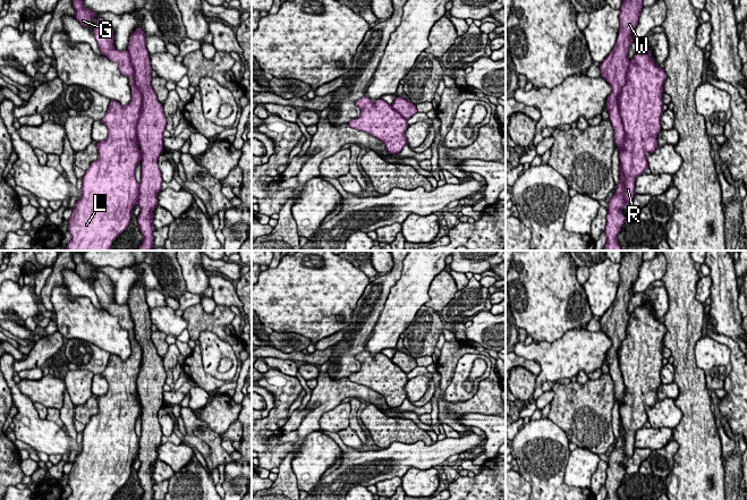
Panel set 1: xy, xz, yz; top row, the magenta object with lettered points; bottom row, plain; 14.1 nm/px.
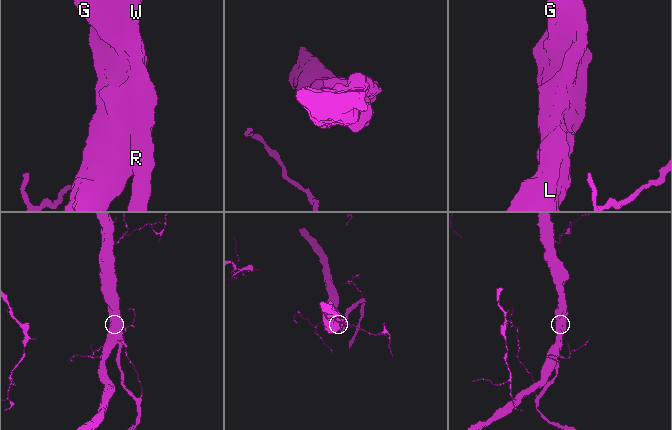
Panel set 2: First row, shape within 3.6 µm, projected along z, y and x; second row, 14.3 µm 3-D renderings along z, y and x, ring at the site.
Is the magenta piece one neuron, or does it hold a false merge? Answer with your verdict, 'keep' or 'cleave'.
keep

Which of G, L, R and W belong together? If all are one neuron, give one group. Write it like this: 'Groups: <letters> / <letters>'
Groups: G L R W

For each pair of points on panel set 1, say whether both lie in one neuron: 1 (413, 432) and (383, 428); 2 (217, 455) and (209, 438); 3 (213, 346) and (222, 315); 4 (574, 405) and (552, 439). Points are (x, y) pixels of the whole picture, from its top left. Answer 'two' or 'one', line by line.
1: one
2: one
3: two
4: two

